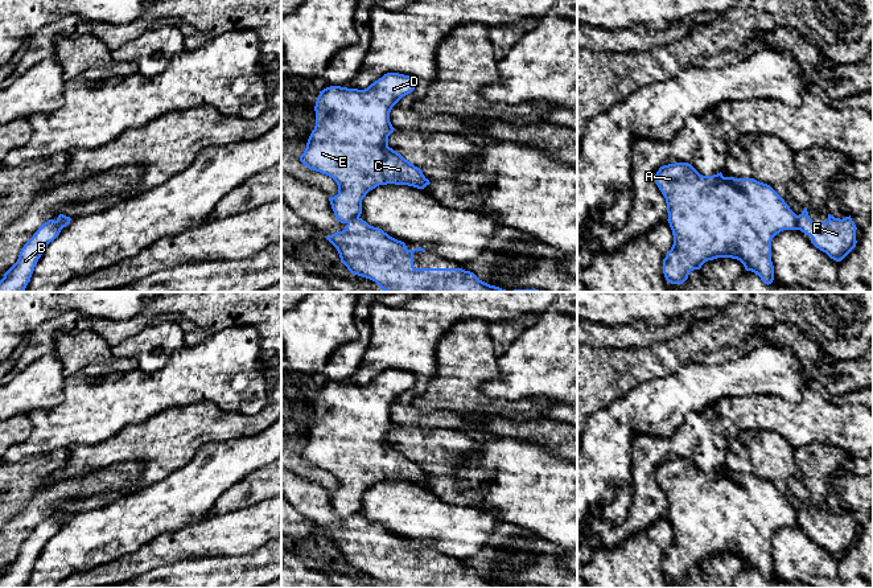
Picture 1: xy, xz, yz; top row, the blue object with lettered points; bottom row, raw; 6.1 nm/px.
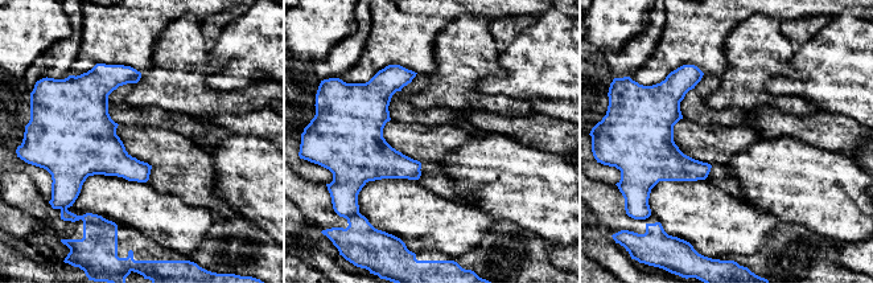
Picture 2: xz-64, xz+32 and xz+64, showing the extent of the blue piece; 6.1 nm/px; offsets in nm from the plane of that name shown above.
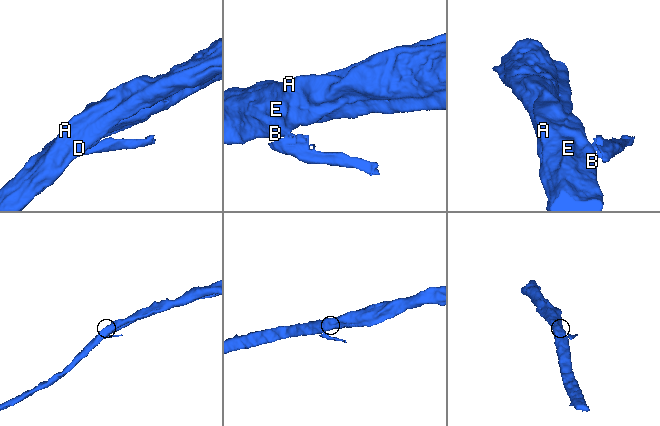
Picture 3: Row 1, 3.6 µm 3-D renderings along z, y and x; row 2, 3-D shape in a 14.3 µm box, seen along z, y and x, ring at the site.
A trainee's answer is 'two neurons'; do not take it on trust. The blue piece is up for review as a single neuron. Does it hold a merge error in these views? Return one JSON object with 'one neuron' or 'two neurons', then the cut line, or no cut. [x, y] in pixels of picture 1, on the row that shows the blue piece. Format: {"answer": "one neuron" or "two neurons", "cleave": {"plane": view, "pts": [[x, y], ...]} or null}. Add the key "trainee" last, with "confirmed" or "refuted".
{"answer": "two neurons", "cleave": {"plane": "yz", "pts": [[797, 216], [797, 223], [801, 229]]}, "trainee": "confirmed"}

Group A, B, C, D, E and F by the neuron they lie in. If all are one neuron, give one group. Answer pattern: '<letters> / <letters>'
A B C D E / F

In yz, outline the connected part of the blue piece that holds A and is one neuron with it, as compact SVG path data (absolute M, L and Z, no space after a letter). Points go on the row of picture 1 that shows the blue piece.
M688 163L660 166L655 184L666 198L667 221L674 235L674 244L663 259L668 283L683 284L691 271L717 258L737 259L765 284L773 283L773 238L783 230L800 229L798 215L770 185L754 178L724 177L721 172L703 176Z

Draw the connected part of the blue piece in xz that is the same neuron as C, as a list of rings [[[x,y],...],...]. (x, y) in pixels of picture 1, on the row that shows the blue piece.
[[[387,73],[365,90],[330,86],[320,91],[314,106],[316,126],[300,161],[337,182],[338,194],[329,201],[338,222],[349,223],[359,218],[362,200],[379,185],[424,189],[431,184],[420,168],[388,147],[388,136],[395,129],[390,122],[390,112],[417,83],[419,81],[409,75]]]

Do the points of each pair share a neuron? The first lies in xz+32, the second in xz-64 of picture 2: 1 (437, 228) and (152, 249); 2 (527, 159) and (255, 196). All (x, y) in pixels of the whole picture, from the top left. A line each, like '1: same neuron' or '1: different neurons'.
1: different neurons
2: same neuron

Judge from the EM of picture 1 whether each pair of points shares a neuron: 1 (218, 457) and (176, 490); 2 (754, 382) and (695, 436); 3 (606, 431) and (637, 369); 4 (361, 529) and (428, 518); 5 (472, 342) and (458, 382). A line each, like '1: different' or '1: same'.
1: same
2: different
3: different
4: different
5: same

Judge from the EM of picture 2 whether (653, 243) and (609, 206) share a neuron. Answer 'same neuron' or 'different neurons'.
same neuron

